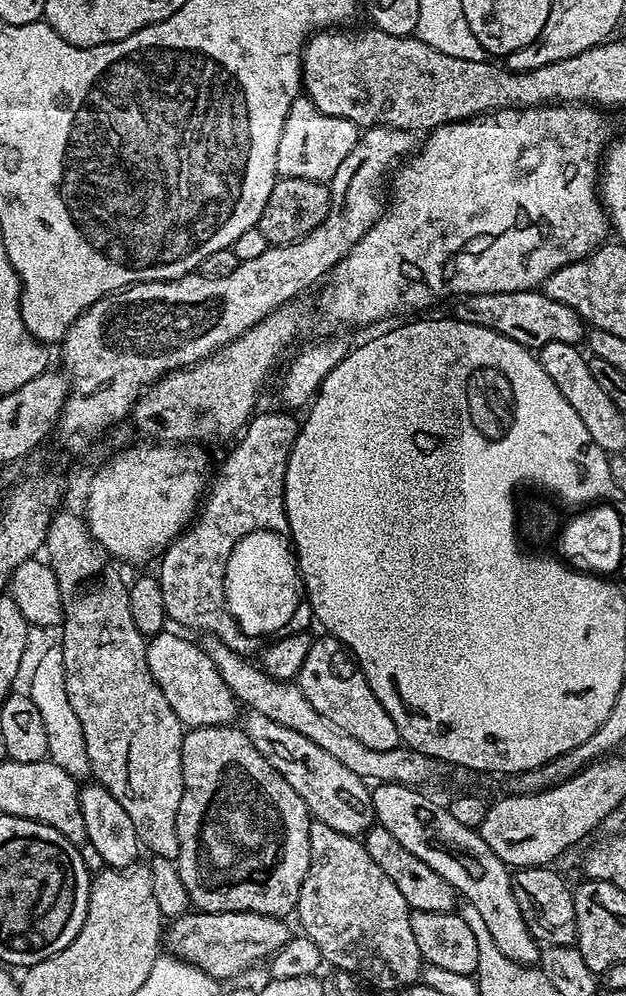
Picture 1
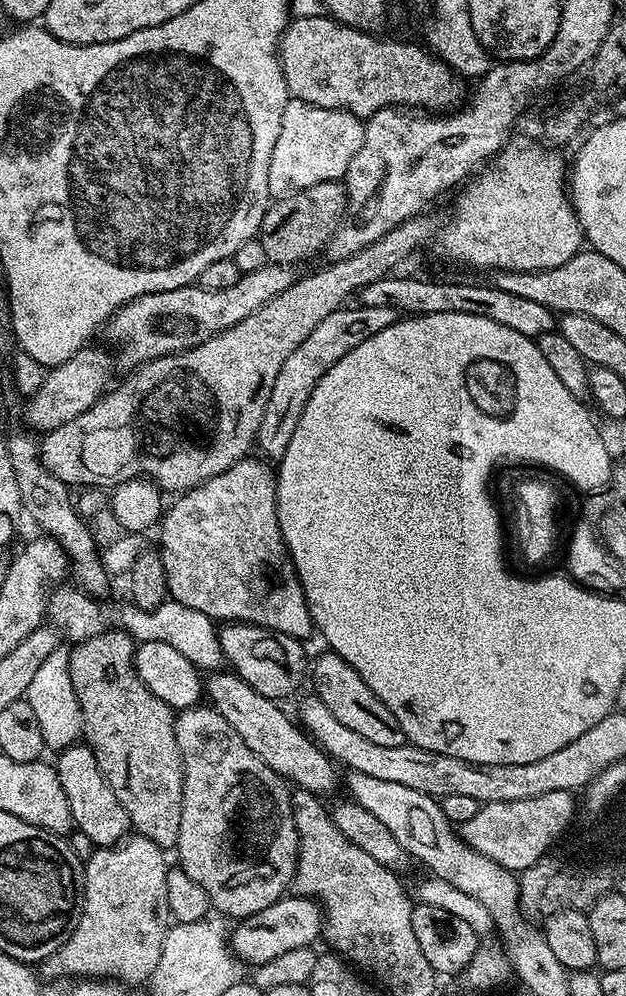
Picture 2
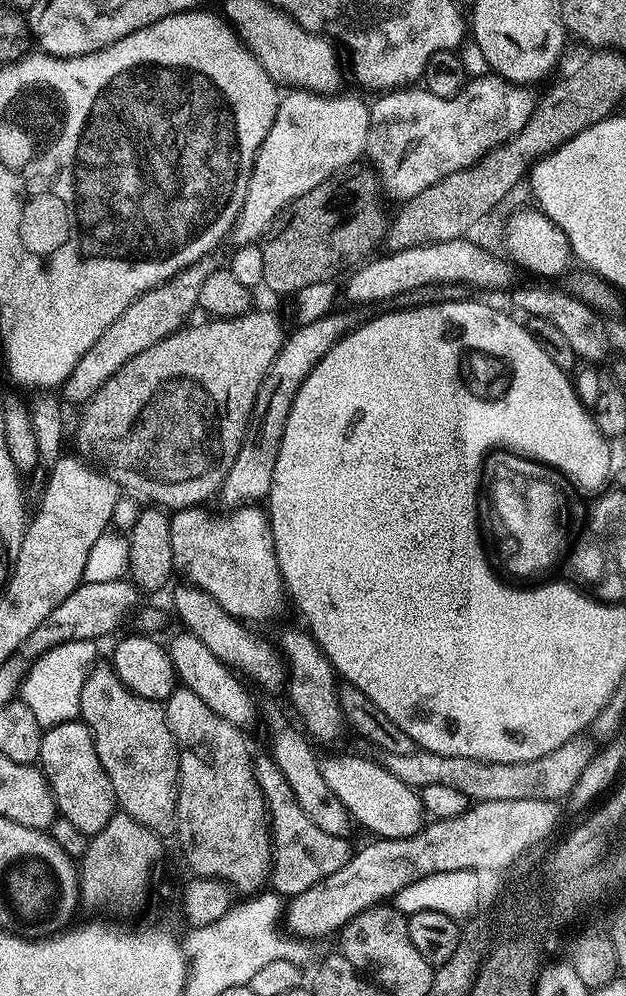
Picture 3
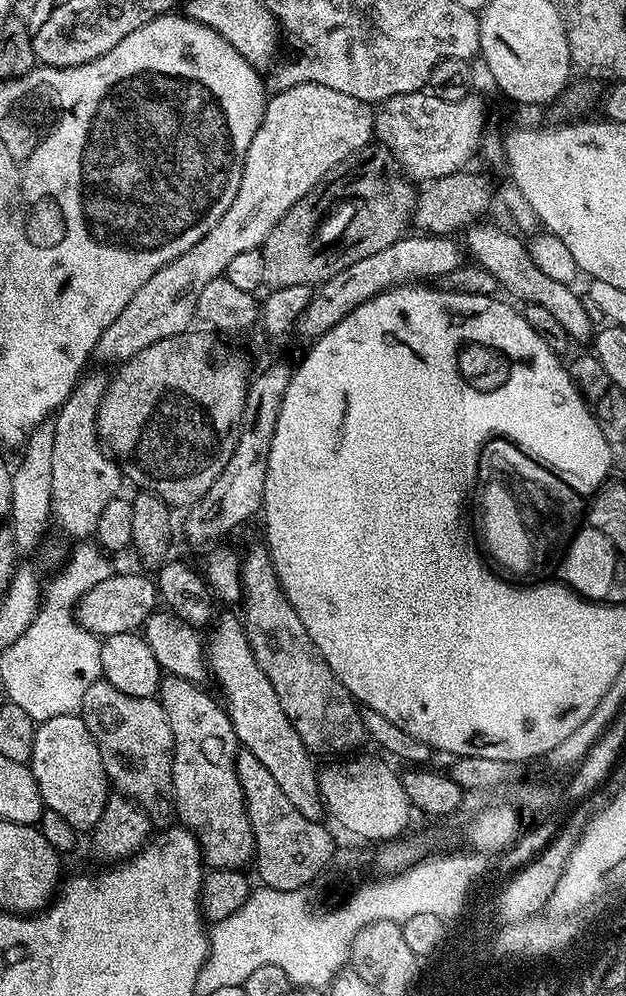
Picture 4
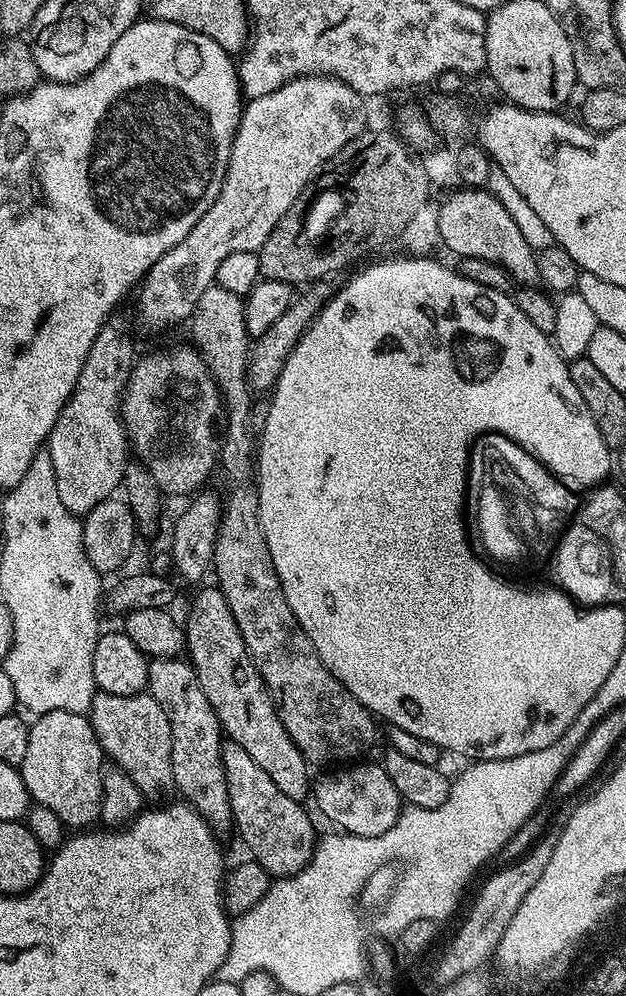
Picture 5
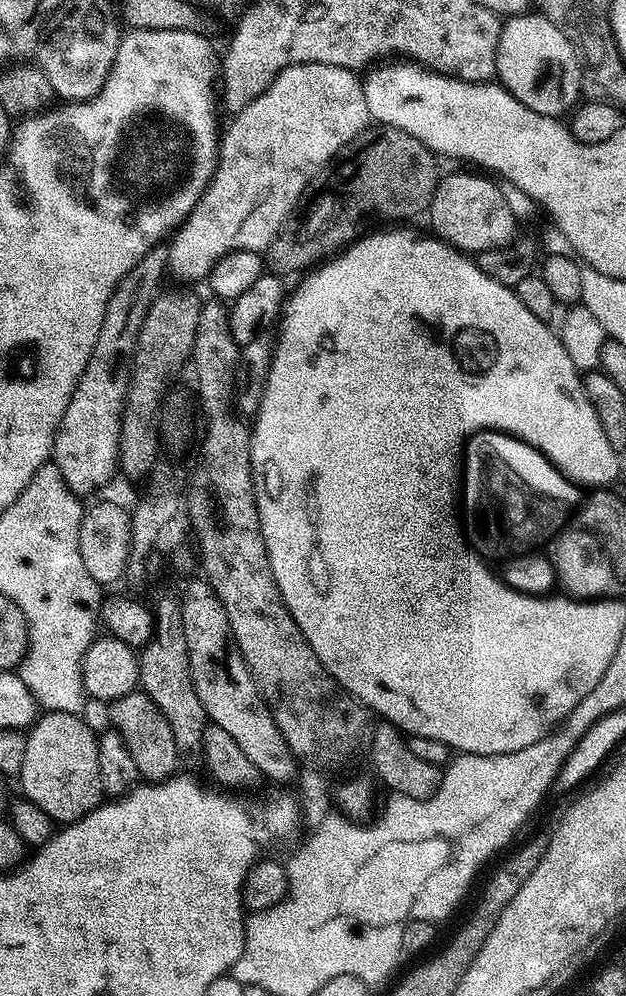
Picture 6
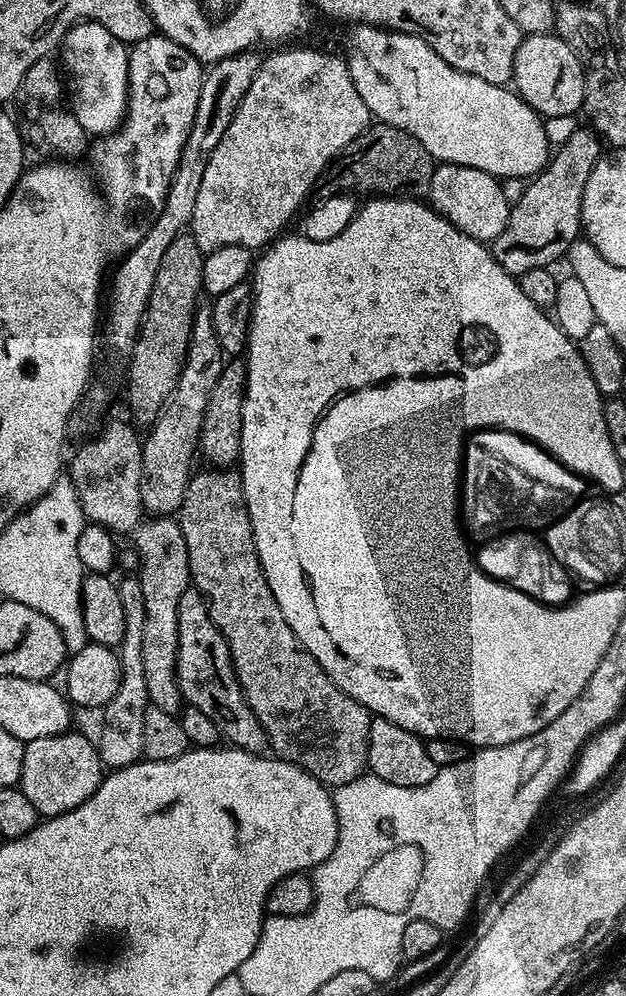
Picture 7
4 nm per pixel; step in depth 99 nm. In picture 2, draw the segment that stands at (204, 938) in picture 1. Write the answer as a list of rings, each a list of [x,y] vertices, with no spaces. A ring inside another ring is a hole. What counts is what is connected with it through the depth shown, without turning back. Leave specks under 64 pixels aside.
[[[295,894],[285,895],[278,903],[258,910],[258,914],[245,916],[237,928],[230,932],[230,947],[237,960],[248,966],[268,963],[288,950],[315,945],[322,936],[322,909],[315,900]]]

